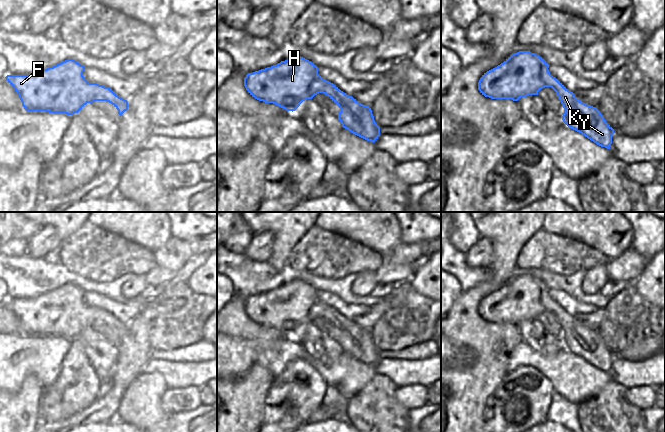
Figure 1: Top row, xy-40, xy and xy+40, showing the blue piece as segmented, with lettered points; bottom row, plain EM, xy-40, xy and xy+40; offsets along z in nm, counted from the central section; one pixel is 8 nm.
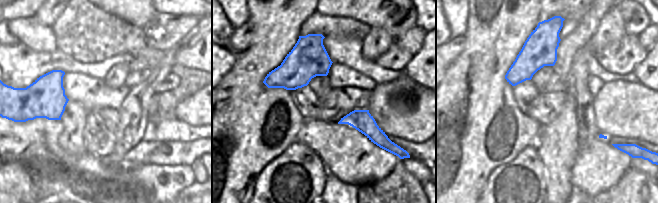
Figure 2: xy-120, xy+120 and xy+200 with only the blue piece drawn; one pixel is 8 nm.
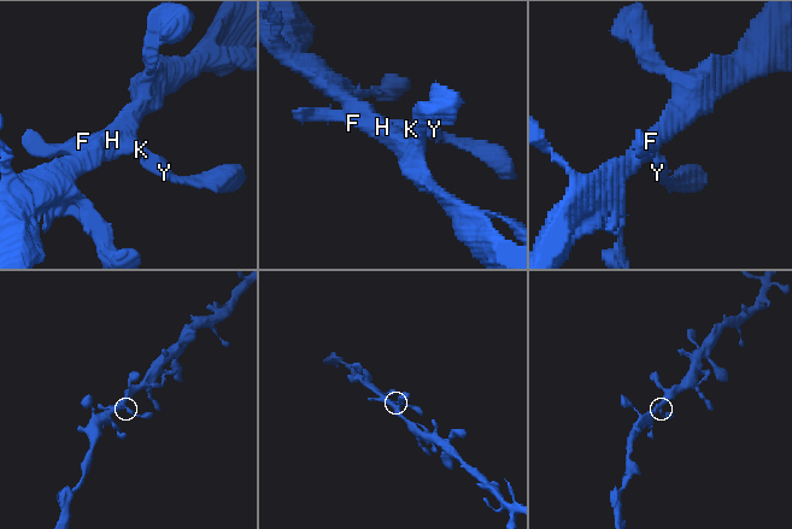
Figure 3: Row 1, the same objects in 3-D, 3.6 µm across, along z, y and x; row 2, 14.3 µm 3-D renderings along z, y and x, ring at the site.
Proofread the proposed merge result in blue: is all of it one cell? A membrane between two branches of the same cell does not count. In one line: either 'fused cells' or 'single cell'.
single cell

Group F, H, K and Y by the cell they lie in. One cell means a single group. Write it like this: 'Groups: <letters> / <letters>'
Groups: F H K Y

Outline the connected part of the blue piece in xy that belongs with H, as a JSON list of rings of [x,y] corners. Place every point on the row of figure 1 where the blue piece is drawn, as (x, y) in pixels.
[[[299,55],[248,73],[244,86],[255,99],[292,112],[303,101],[323,93],[340,108],[338,120],[343,128],[373,143],[380,136],[380,127],[374,120],[371,108],[323,79],[318,74],[318,67]]]

